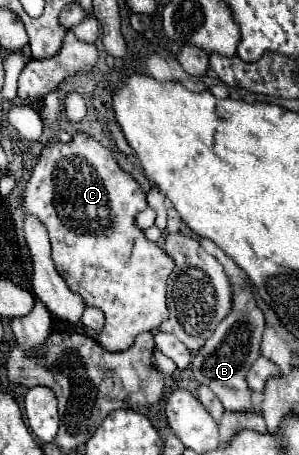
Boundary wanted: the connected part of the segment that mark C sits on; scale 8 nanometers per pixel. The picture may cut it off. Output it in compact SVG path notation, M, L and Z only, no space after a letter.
M77 131L69 143L49 141L43 147L37 165L33 167L25 185L23 209L25 213L37 215L47 227L57 273L65 279L73 293L83 297L85 305L99 307L105 313L106 322L97 341L107 351L129 349L139 333L157 331L159 325L167 319L165 289L167 277L171 275L175 263L157 243L147 241L145 233L135 225L135 215L145 207L147 201L141 185L117 165L111 149L103 147L83 131Z

